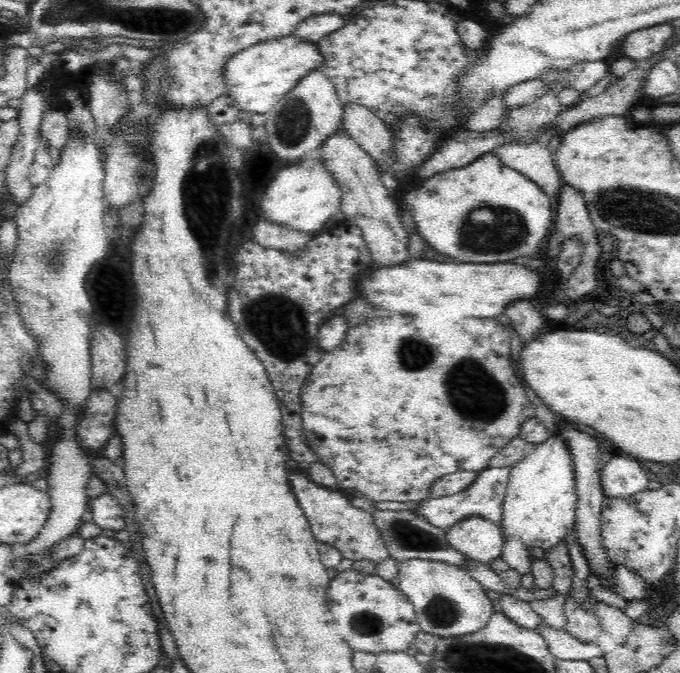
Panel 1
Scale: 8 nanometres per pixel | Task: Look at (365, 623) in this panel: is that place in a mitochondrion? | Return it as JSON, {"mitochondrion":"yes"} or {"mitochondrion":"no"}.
{"mitochondrion":"yes"}

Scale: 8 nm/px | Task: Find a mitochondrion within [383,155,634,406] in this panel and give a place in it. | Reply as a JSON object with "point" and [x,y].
{"point":[485,229]}

